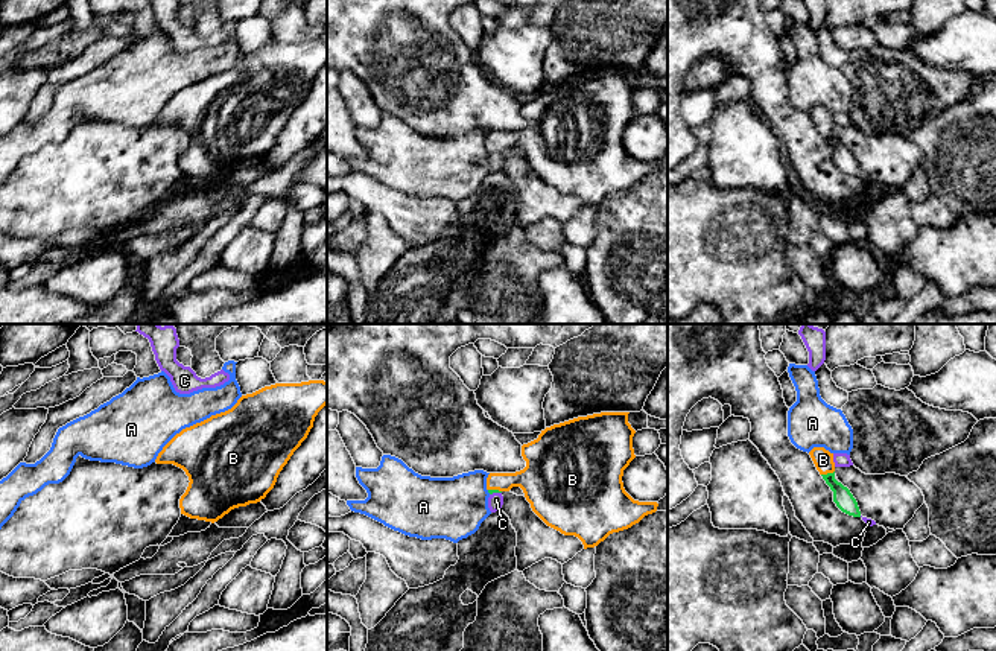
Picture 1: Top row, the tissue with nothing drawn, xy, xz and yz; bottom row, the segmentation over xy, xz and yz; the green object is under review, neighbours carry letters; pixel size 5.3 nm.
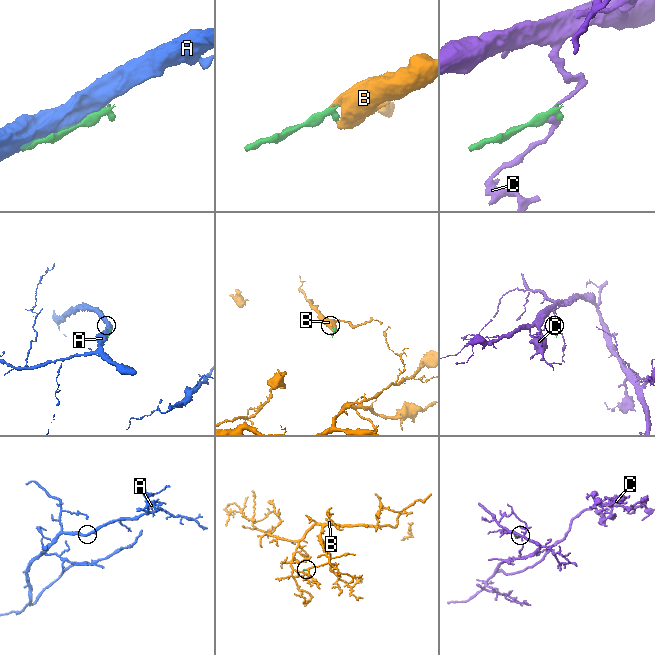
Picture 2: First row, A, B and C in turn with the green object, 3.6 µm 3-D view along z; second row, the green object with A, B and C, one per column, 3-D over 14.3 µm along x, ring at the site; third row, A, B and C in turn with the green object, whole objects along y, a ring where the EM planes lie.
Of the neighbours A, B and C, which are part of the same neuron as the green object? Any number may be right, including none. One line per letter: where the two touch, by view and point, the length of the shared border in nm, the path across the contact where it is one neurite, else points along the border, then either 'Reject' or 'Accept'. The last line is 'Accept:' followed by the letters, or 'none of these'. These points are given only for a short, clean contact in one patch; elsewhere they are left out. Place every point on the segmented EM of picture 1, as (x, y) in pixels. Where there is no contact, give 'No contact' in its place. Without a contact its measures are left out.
A: Touches green at xz (488, 492). Shared border 30 nm. Reject
B: Touches green at yz (827, 473). Shared border 80 nm. Accept
C: Touches green at xz (494, 492). Shared border 70 nm. Boundary: xz (501, 492), (490, 495). Reject
Accept: B

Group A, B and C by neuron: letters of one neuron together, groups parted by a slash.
A / B / C

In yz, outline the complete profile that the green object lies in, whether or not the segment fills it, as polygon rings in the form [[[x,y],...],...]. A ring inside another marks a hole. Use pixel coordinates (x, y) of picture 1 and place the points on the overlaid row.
[[[814,447],[809,455],[820,475],[833,491],[833,502],[836,503],[836,507],[849,516],[861,517],[858,502],[850,490],[835,479],[833,453],[830,453],[824,447]]]

